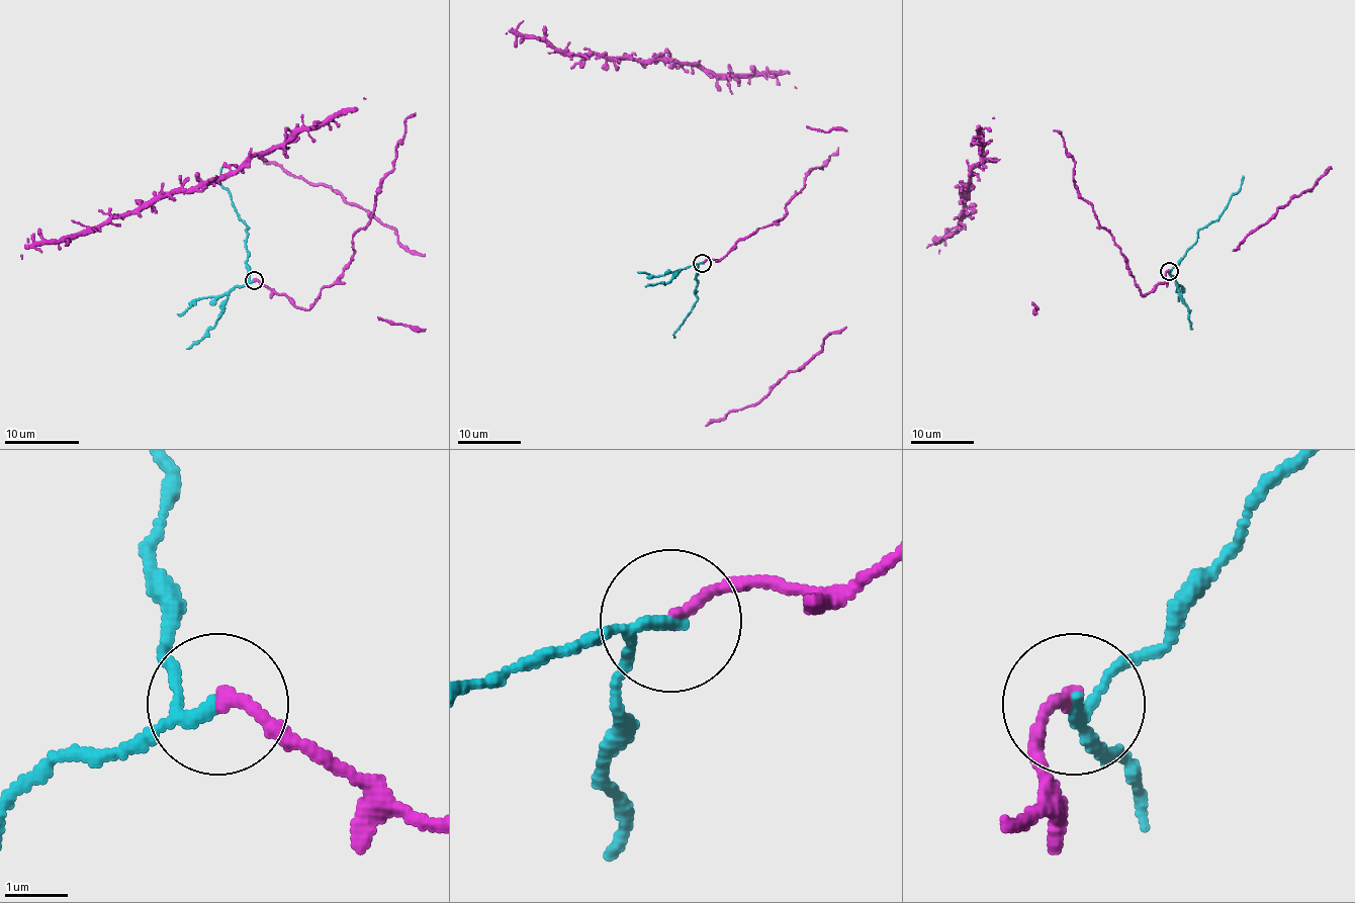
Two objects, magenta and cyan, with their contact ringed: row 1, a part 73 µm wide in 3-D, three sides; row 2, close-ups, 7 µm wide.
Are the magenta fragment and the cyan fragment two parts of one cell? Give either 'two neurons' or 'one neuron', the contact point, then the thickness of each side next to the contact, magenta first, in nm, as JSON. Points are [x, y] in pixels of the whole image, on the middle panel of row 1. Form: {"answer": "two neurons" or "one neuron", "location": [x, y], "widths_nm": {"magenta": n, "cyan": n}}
{"answer": "two neurons", "location": [702, 263], "widths_nm": {"magenta": 190, "cyan": 160}}

